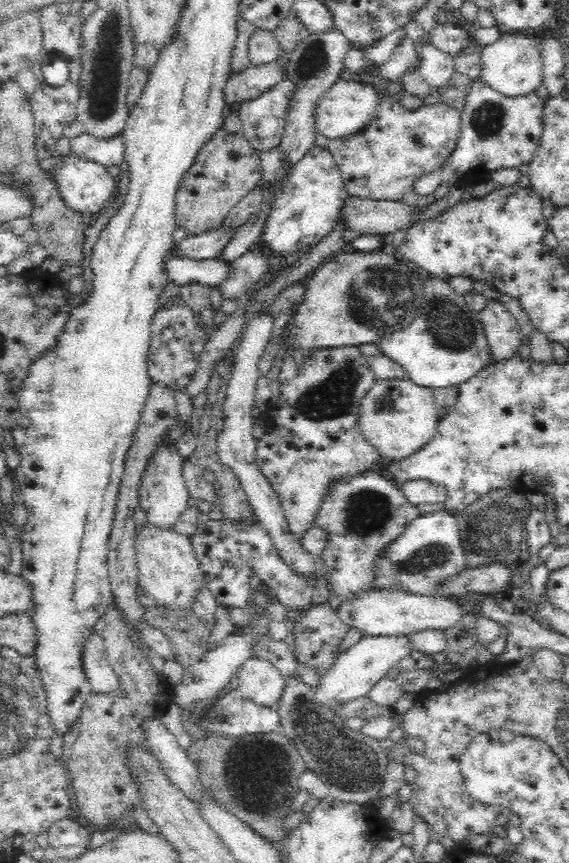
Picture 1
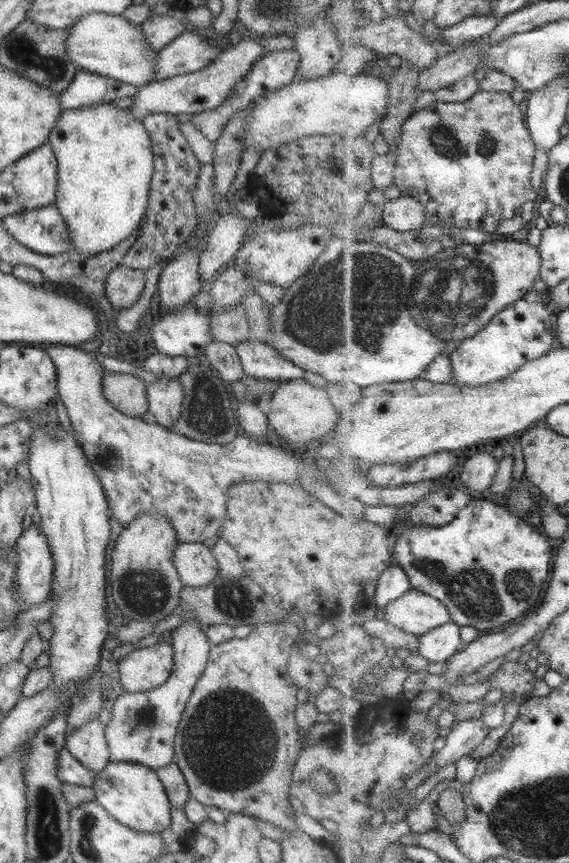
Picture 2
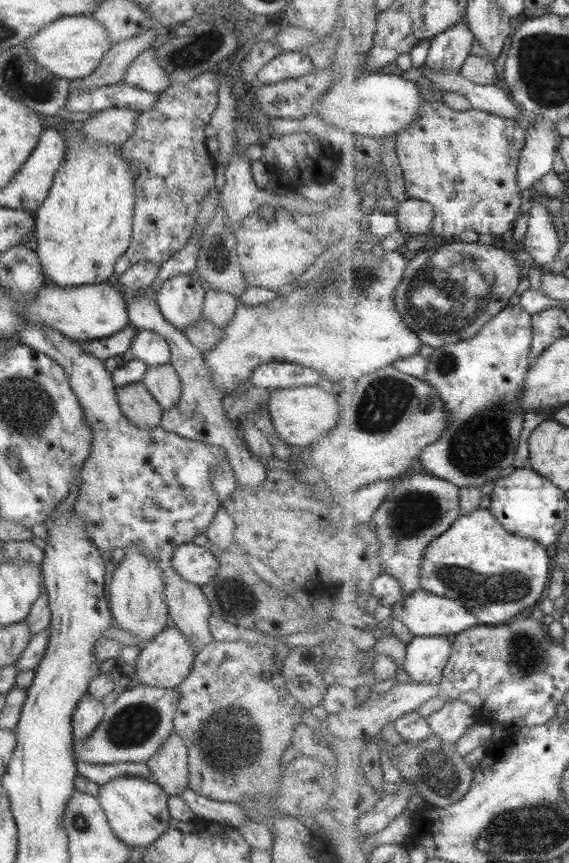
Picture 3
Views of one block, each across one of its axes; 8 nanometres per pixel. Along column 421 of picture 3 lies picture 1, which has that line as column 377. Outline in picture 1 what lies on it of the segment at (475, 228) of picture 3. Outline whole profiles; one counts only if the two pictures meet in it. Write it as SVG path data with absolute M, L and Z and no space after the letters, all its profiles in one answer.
M384 96L380 99L380 106L376 108L376 118L369 126L358 134L330 139L327 147L335 159L336 166L339 166L350 197L392 200L408 206L427 206L436 200L434 194L418 195L415 184L429 172L434 172L446 164L446 158L452 154L460 132L461 113L441 101L432 106L422 105L417 110L408 111L399 102L393 102L388 96Z

